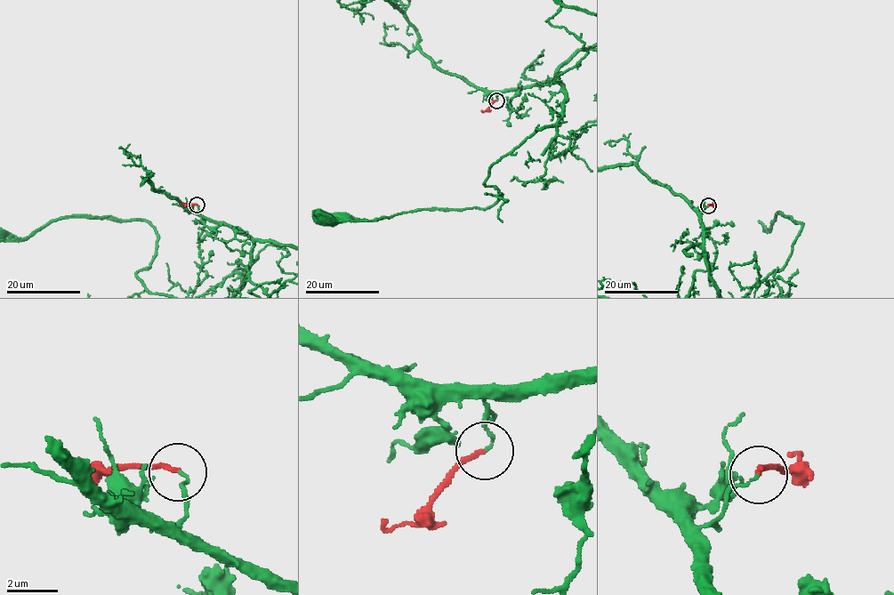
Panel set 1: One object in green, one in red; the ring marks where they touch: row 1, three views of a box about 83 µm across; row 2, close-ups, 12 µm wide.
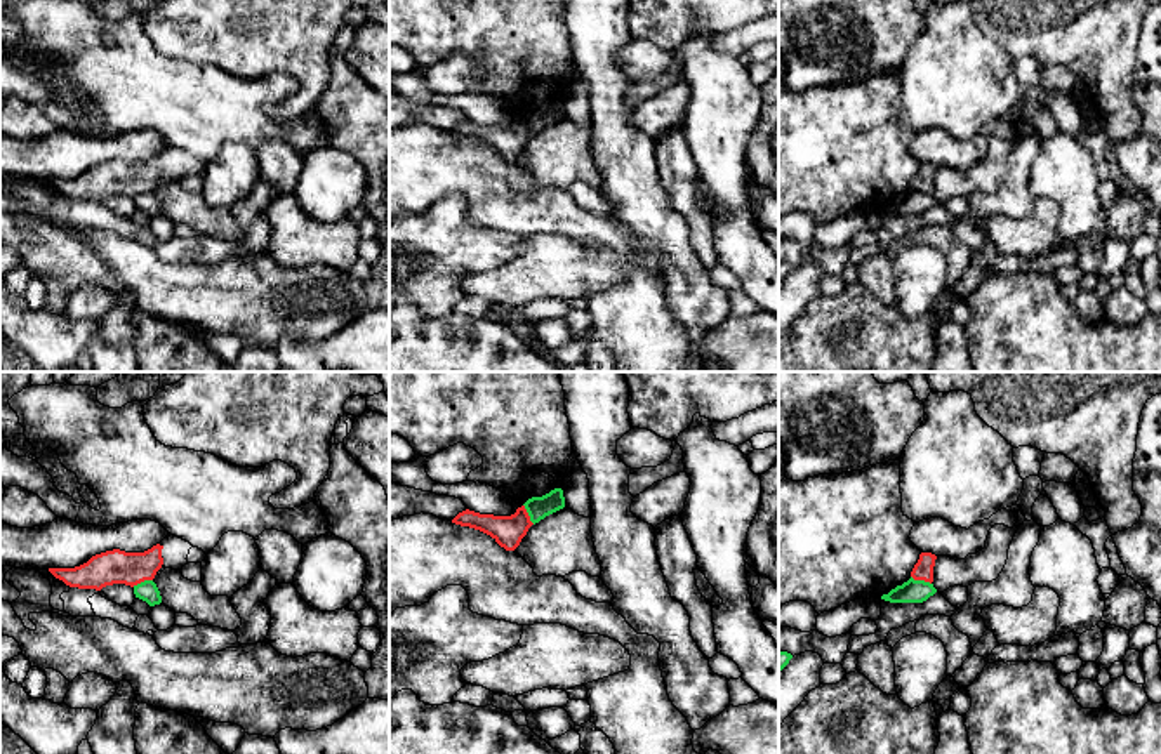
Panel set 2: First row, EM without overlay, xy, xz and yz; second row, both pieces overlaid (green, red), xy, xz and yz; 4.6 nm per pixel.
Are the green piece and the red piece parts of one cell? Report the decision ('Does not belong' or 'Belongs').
Does not belong

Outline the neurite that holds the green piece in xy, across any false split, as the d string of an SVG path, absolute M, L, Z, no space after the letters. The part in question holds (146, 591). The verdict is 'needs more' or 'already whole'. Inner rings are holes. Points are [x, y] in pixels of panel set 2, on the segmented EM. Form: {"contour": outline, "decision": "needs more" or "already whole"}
{"contour": "M144 580L137 585L134 585L134 594L136 594L136 598L146 601L149 606L162 603L160 591L153 580Z", "decision": "already whole"}

